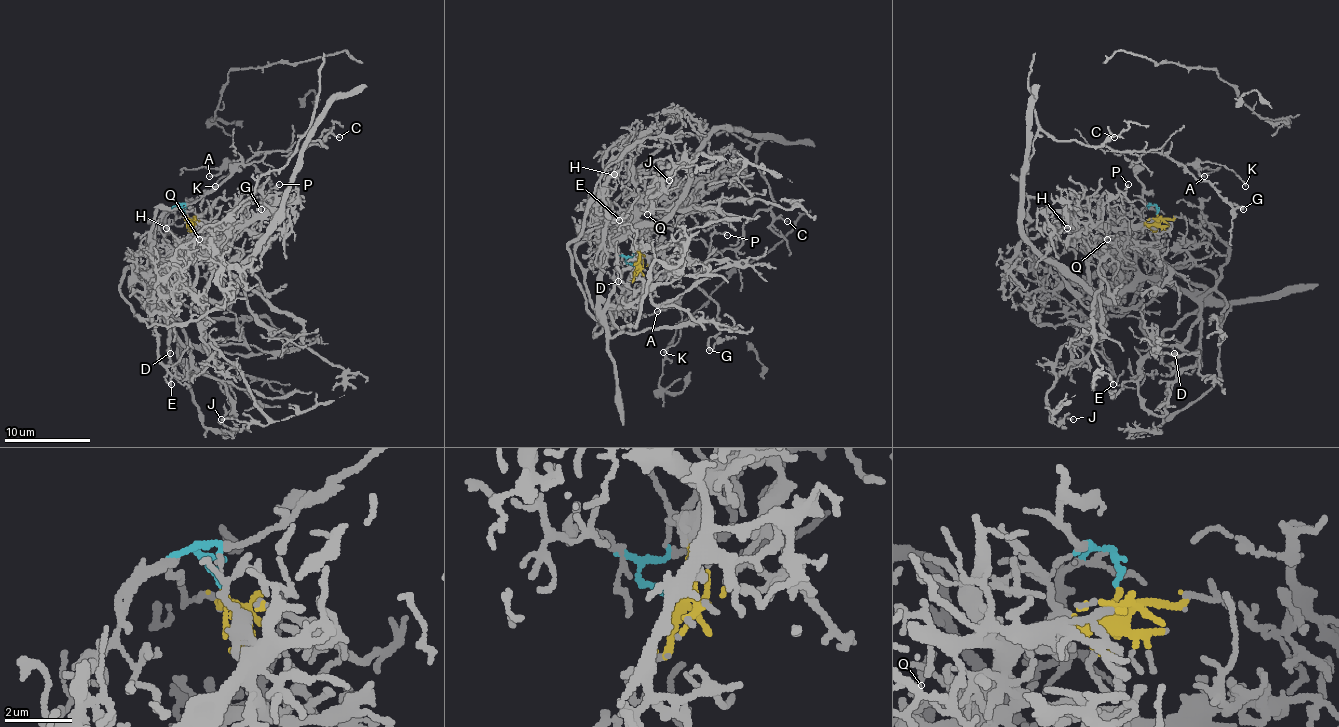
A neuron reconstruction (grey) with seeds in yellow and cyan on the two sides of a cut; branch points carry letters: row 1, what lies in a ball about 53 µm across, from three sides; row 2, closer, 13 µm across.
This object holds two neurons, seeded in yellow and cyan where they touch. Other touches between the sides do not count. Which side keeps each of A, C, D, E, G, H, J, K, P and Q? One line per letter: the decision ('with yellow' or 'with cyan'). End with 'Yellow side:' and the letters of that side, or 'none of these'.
A: with cyan
C: with cyan
D: with yellow
E: with yellow
G: with cyan
H: with yellow
J: with yellow
K: with cyan
P: with yellow
Q: with yellow
Yellow side: D, E, H, J, P, Q

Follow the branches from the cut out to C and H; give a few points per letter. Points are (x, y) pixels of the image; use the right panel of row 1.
C: (1157, 214), (1142, 199), (1142, 182), (1131, 164), (1144, 154), (1103, 145), (1114, 136)
H: (1157, 214), (1151, 225), (1138, 225), (1121, 244), (1099, 251), (1077, 249), (1067, 227)

